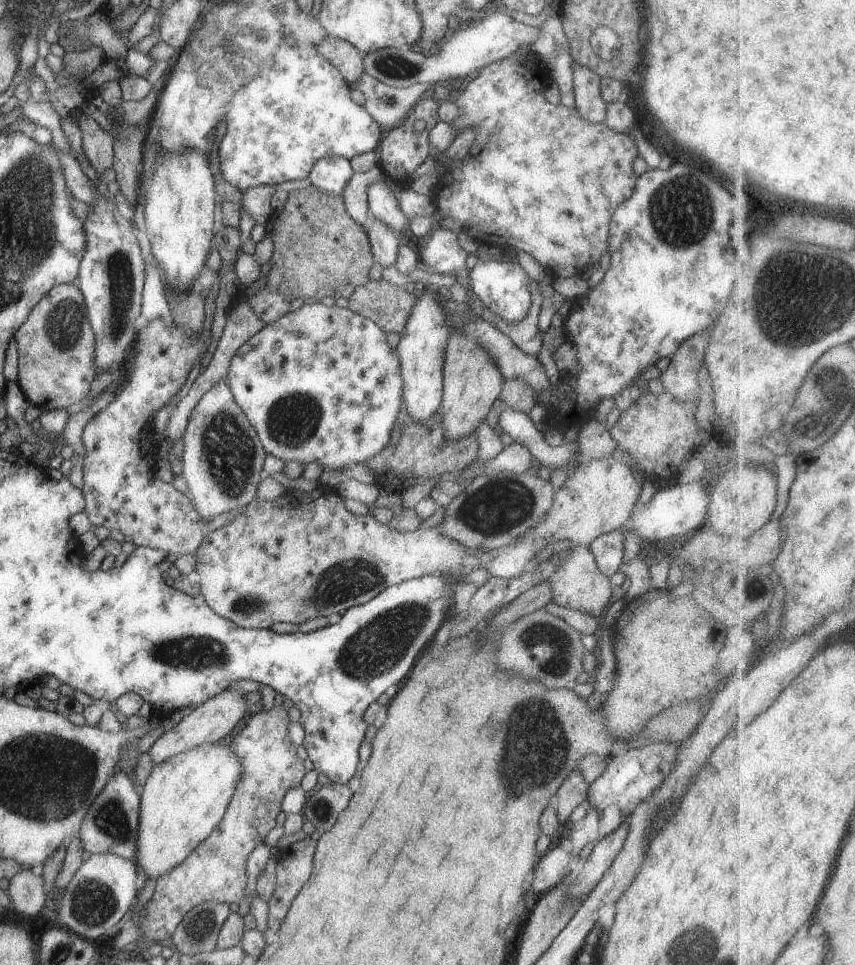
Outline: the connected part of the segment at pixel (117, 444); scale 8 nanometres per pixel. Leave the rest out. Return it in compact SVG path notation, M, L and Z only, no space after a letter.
M158 317L152 319L145 329L138 330L135 345L128 356L126 382L122 386L117 385L114 400L96 413L83 430L83 486L80 489L85 500L84 511L92 526L105 526L110 530L116 528L124 534L126 543L135 544L136 547L161 548L167 554L178 556L196 554L206 534L205 523L185 493L177 491L172 483L166 483L158 477L156 450L152 448L152 442L142 442L138 437L153 436L152 416L180 392L194 364L198 360L206 360L211 350L211 332L208 334L203 328L197 333L188 334L180 325Z

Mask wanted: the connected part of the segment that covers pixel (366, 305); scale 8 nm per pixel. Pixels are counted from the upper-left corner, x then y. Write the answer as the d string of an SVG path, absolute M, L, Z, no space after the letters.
M370 279L349 296L351 311L374 321L384 332L400 334L416 304L414 293L384 279Z

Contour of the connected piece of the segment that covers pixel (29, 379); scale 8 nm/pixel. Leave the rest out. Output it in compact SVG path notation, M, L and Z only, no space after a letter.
M76 282L62 283L54 286L31 310L26 322L15 332L18 359L19 387L32 406L39 406L43 411L68 410L86 396L92 380L96 378L98 368L95 365L94 329L88 320L86 303Z

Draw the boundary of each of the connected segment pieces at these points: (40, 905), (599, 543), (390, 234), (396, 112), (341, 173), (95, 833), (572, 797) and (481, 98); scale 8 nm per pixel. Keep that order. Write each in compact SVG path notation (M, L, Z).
M24 869L9 880L8 889L12 910L20 912L22 917L36 916L45 911L46 896L45 880L39 871Z
M612 531L595 538L588 546L595 556L597 567L609 577L619 572L618 566L624 558L624 536L621 531Z
M376 219L367 231L367 236L376 262L383 268L396 264L401 246L398 241L399 234L392 227Z
M366 72L353 86L364 94L365 109L384 132L398 126L406 118L408 110L422 98L426 90L430 90L424 83L413 84L407 89L389 87Z
M328 155L313 164L308 177L312 186L318 190L340 195L354 173L350 159L340 155Z
M112 770L105 787L97 794L93 803L84 815L79 830L80 839L84 848L90 854L112 853L125 859L132 859L137 853L137 840L139 834L139 810L141 798L134 782L124 771Z
M574 769L560 785L554 800L561 824L569 824L568 818L574 808L586 803L589 782L580 769Z
M522 45L513 55L490 63L484 67L479 76L474 78L464 92L455 93L452 97L455 104L459 108L460 116L454 119L450 124L457 130L457 136L463 128L474 125L477 128L477 135L474 138L472 146L468 149L468 154L464 157L464 164L460 168L449 169L438 178L437 188L431 196L436 208L448 214L448 217L456 218L461 222L464 232L471 236L480 244L488 246L514 249L516 251L524 250L530 256L533 256L545 268L546 273L551 277L568 278L571 276L580 275L586 266L597 264L609 252L609 236L608 224L611 224L612 212L616 210L616 206L624 200L628 200L634 192L637 181L636 171L633 169L633 162L639 156L635 140L627 135L627 133L619 133L612 130L605 121L599 123L588 122L574 107L566 108L564 105L552 104L544 97L544 90L552 84L550 78L550 70L545 63L540 63L534 68L525 68L521 64L521 59L528 53L530 45Z

